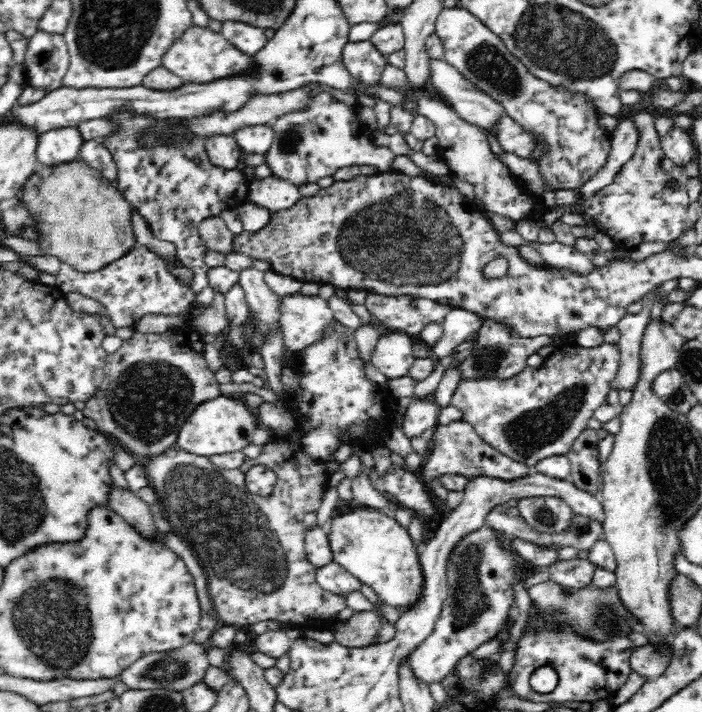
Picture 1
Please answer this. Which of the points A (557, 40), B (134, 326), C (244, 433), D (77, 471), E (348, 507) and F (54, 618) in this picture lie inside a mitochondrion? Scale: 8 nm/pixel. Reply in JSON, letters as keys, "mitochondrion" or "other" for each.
{"A":"mitochondrion","B":"other","C":"other","D":"other","E":"other","F":"mitochondrion"}

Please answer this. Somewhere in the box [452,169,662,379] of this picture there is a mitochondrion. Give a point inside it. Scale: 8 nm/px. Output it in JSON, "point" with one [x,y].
{"point":[489,357]}

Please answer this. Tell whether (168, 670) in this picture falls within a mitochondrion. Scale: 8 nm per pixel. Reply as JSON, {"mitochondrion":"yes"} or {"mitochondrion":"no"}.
{"mitochondrion":"yes"}

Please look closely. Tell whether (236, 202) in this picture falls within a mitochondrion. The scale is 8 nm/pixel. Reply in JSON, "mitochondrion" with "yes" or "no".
{"mitochondrion":"no"}

